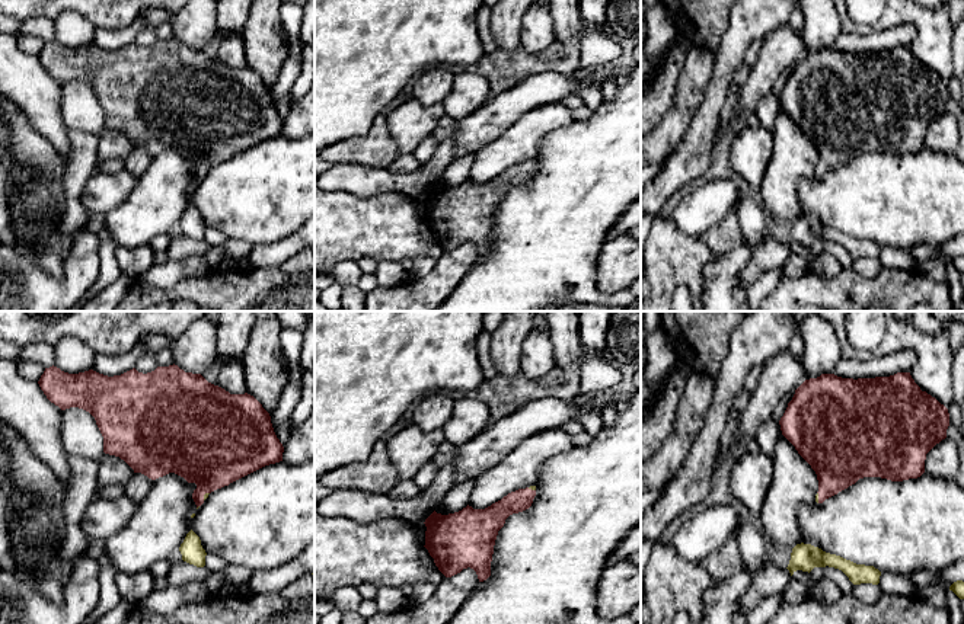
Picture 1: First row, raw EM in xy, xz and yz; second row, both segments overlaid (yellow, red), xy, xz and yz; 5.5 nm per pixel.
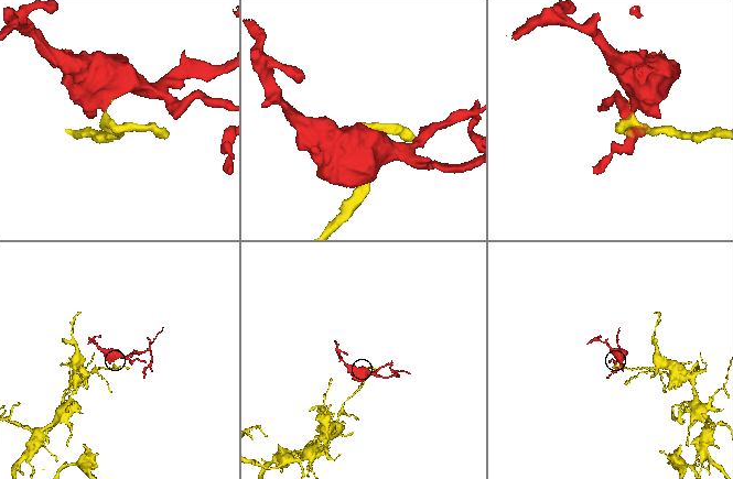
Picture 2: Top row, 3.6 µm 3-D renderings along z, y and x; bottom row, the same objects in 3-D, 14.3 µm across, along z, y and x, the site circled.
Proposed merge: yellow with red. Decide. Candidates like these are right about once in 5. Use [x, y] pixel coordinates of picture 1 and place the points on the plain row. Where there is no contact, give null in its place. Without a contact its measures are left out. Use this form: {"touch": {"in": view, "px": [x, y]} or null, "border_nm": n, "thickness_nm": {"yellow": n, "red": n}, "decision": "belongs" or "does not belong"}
{"touch": {"in": "xy", "px": [204, 169]}, "border_nm": 60, "thickness_nm": {"yellow": 20, "red": 400}, "decision": "belongs"}

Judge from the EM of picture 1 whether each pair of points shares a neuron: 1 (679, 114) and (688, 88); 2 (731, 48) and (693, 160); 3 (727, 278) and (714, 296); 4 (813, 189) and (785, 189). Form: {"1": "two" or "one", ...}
{"1": "one", "2": "one", "3": "one", "4": "two"}

